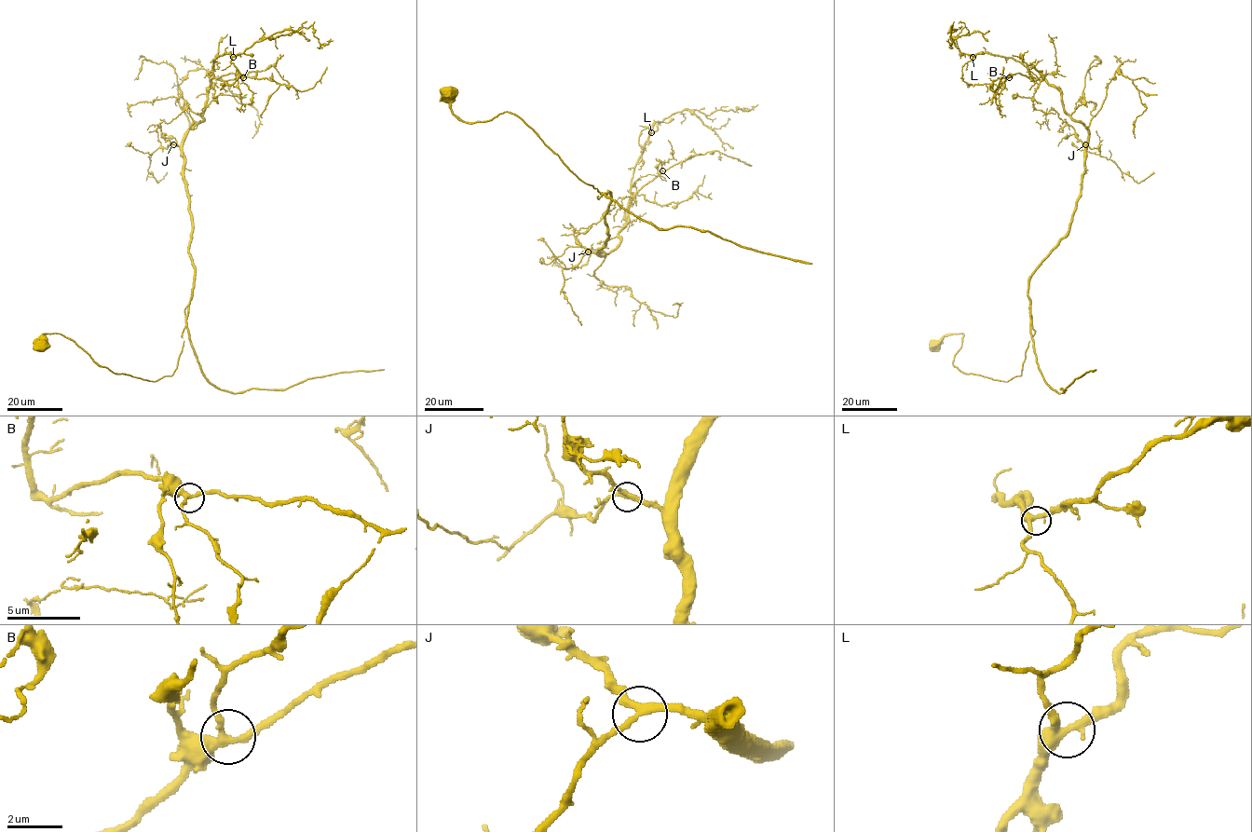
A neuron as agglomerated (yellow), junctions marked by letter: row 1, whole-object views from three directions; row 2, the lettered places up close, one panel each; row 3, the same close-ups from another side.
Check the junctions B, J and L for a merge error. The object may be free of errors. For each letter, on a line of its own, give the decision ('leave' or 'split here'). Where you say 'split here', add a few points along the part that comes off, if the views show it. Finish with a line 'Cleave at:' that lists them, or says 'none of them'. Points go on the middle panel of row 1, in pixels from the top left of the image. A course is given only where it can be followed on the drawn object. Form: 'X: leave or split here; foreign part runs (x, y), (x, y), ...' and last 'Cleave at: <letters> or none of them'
B: leave
J: leave
L: leave
Cleave at: none of them

